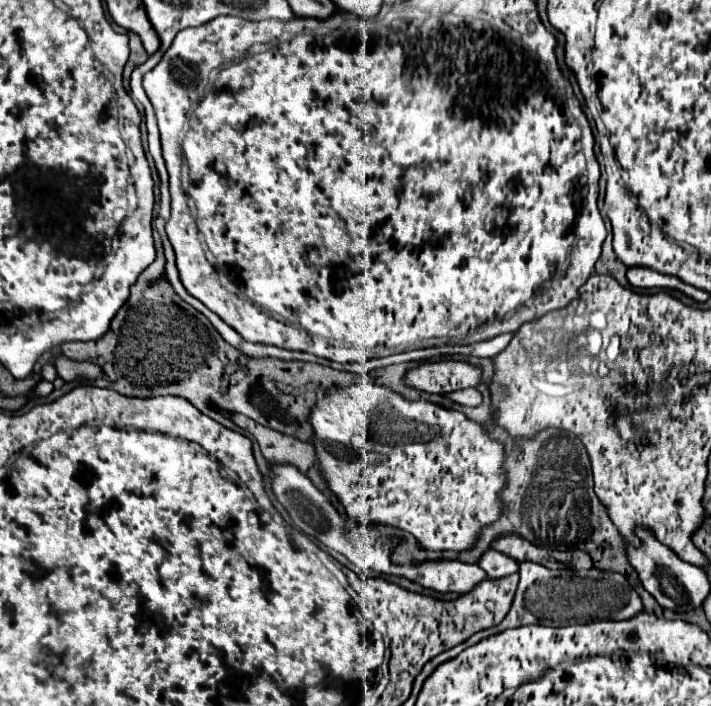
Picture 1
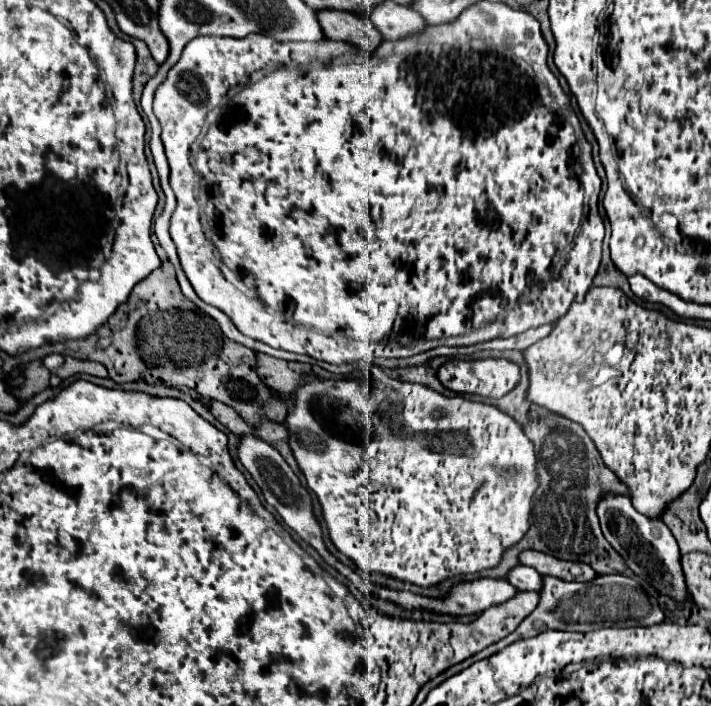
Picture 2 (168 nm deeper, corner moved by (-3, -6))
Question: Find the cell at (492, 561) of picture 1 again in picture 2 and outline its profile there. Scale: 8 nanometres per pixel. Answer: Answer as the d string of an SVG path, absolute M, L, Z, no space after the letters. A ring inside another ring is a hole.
M518 565L508 573L508 583L512 583L518 591L540 591L542 575L532 567Z

